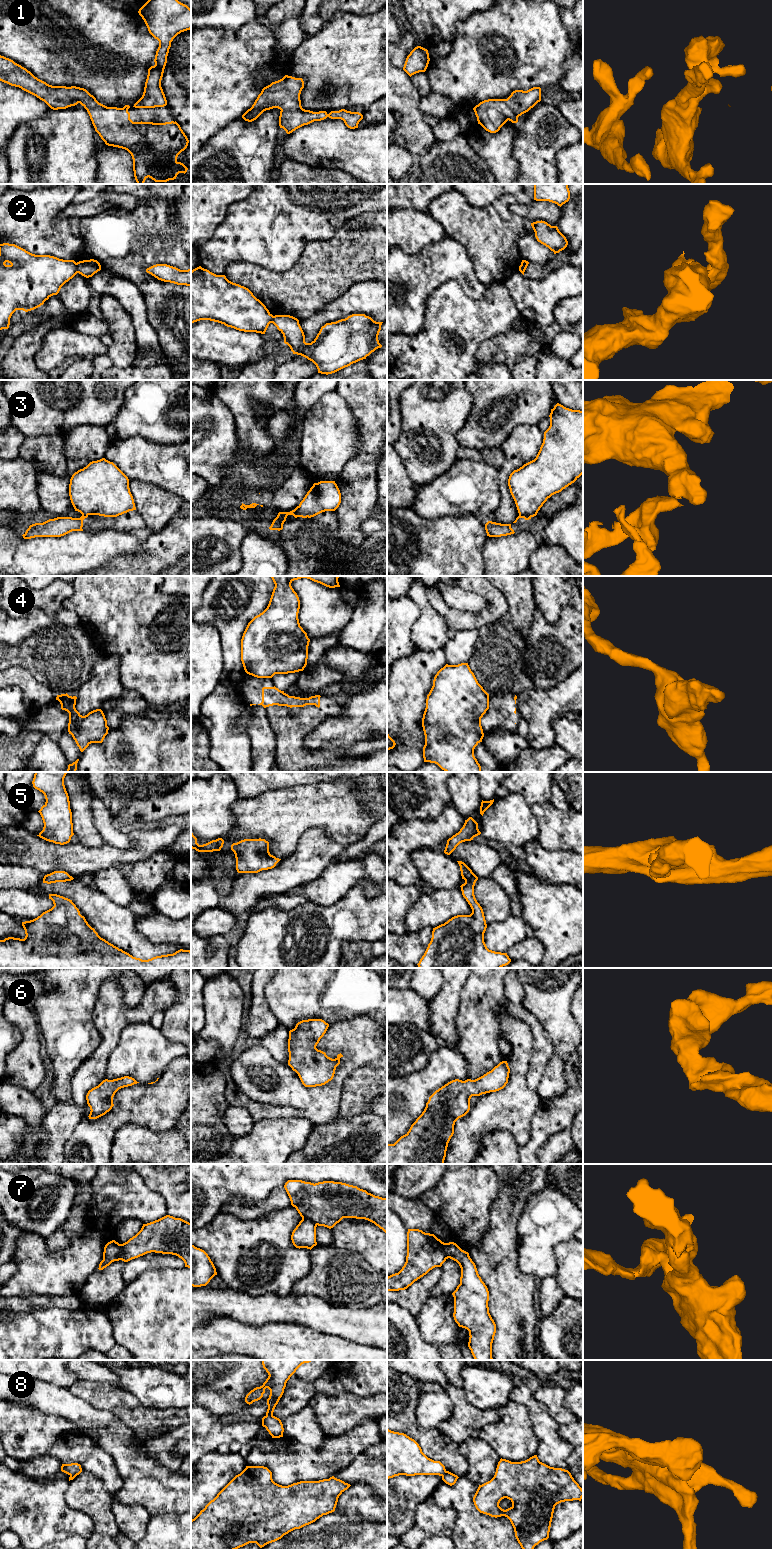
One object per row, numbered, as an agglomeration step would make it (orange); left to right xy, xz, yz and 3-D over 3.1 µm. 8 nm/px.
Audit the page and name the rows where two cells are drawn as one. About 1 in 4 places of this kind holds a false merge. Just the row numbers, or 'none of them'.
2, 3, 4, 7, 8

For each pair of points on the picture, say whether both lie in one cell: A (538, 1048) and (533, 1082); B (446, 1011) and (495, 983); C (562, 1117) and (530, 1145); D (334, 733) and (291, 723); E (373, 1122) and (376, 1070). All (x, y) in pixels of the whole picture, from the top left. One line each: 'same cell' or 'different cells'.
A: same cell
B: different cells
C: same cell
D: different cells
E: different cells

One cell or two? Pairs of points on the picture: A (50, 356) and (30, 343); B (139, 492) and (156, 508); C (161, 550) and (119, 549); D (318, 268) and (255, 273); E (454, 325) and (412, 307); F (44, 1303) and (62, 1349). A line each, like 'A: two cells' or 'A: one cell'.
A: two cells
B: one cell
C: two cells
D: one cell
E: two cells
F: two cells

